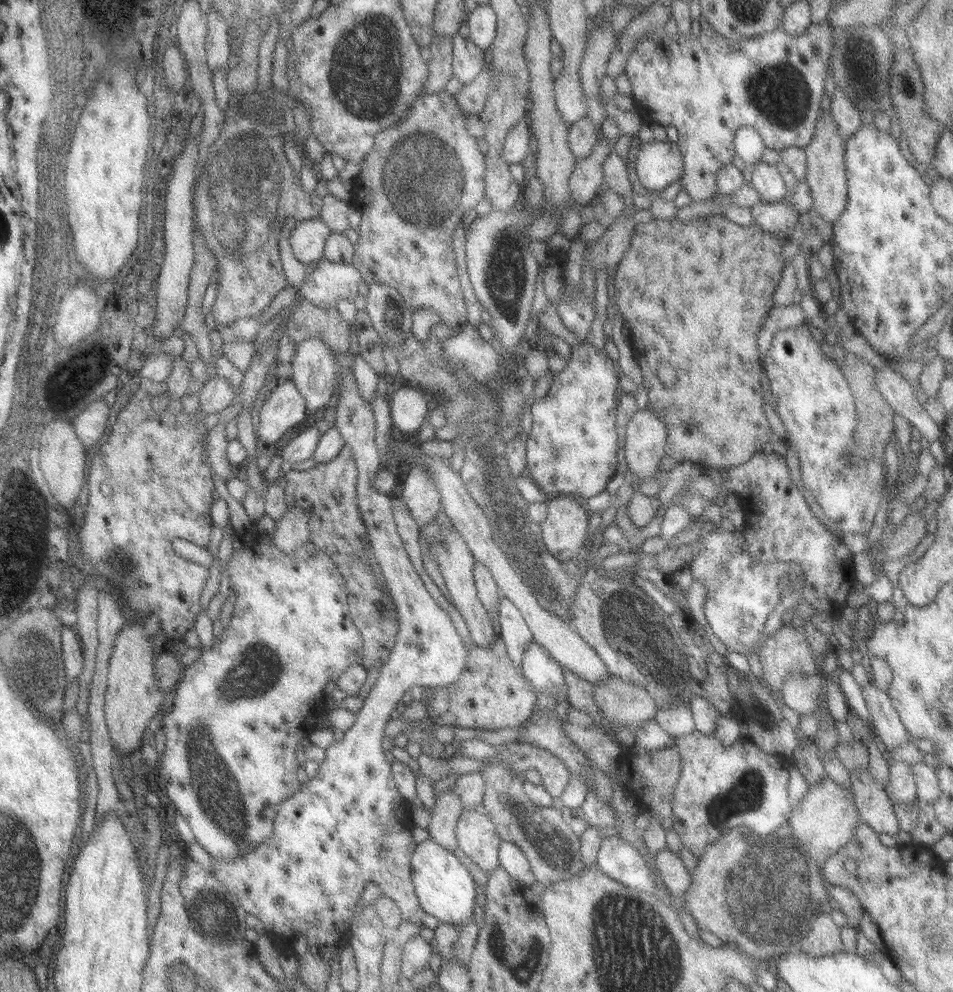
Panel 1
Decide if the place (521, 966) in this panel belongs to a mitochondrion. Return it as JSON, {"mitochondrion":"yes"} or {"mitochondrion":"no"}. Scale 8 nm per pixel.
{"mitochondrion":"yes"}

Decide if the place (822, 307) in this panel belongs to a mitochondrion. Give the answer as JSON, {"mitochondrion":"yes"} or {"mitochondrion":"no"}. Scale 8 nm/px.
{"mitochondrion":"no"}

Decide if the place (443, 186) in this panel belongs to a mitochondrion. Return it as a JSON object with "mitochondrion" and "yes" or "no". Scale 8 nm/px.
{"mitochondrion":"yes"}

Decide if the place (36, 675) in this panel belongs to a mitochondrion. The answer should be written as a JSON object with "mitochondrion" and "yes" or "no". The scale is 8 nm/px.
{"mitochondrion":"yes"}

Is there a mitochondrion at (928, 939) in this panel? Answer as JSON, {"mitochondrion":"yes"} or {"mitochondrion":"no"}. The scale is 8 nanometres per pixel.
{"mitochondrion":"yes"}

